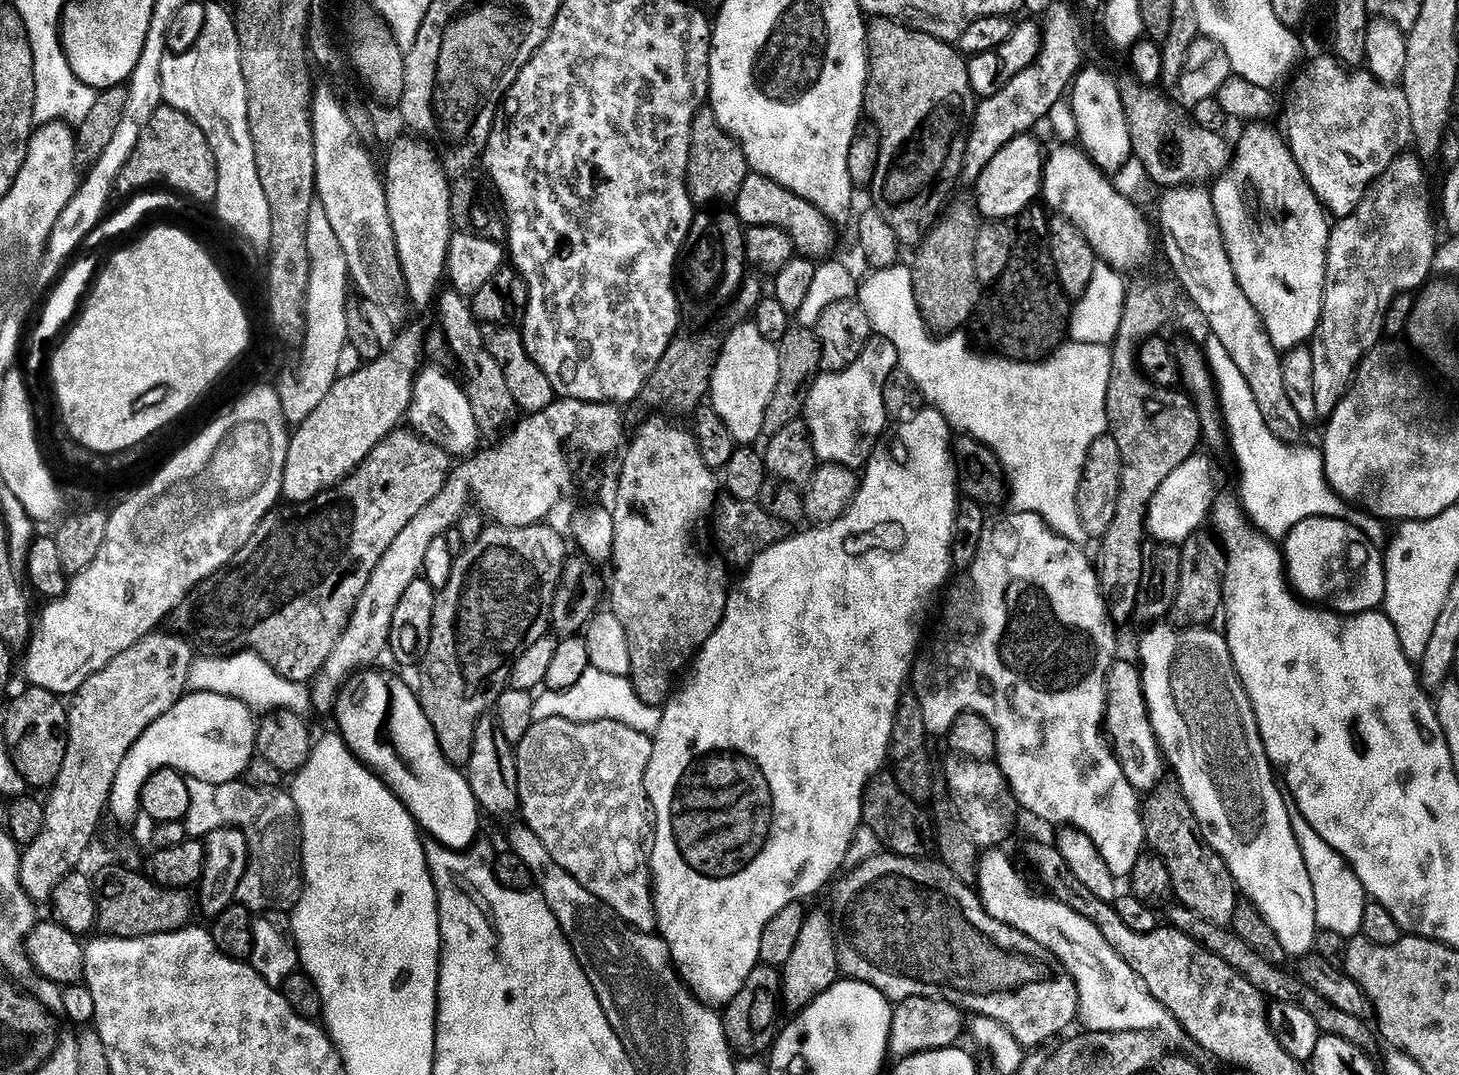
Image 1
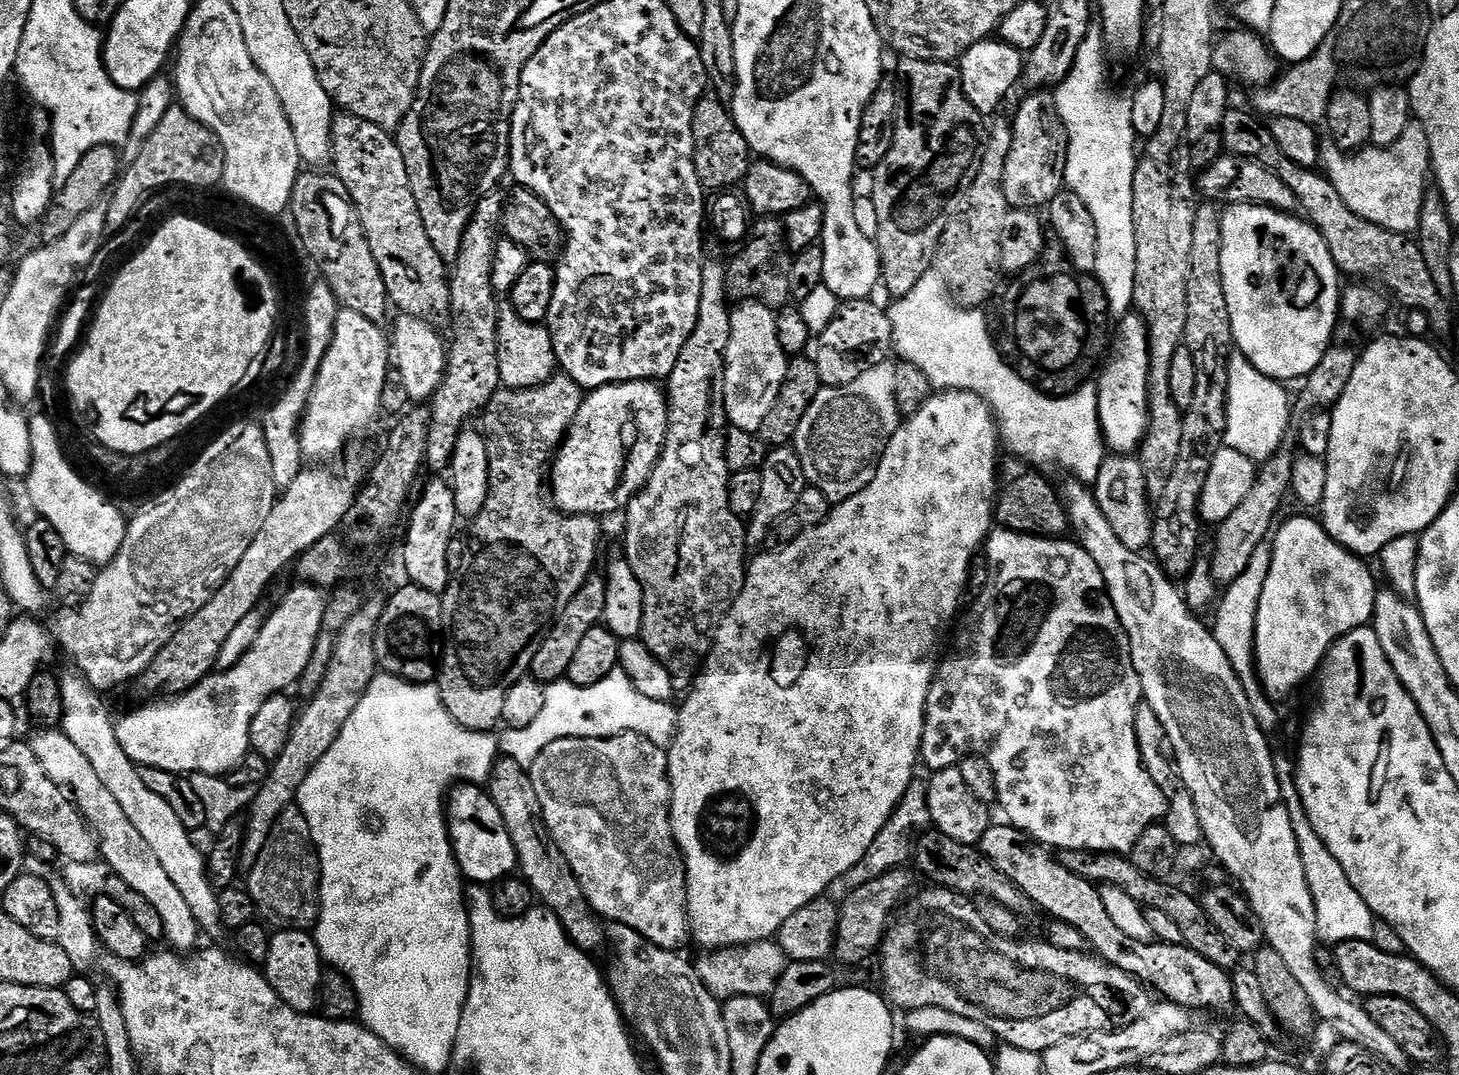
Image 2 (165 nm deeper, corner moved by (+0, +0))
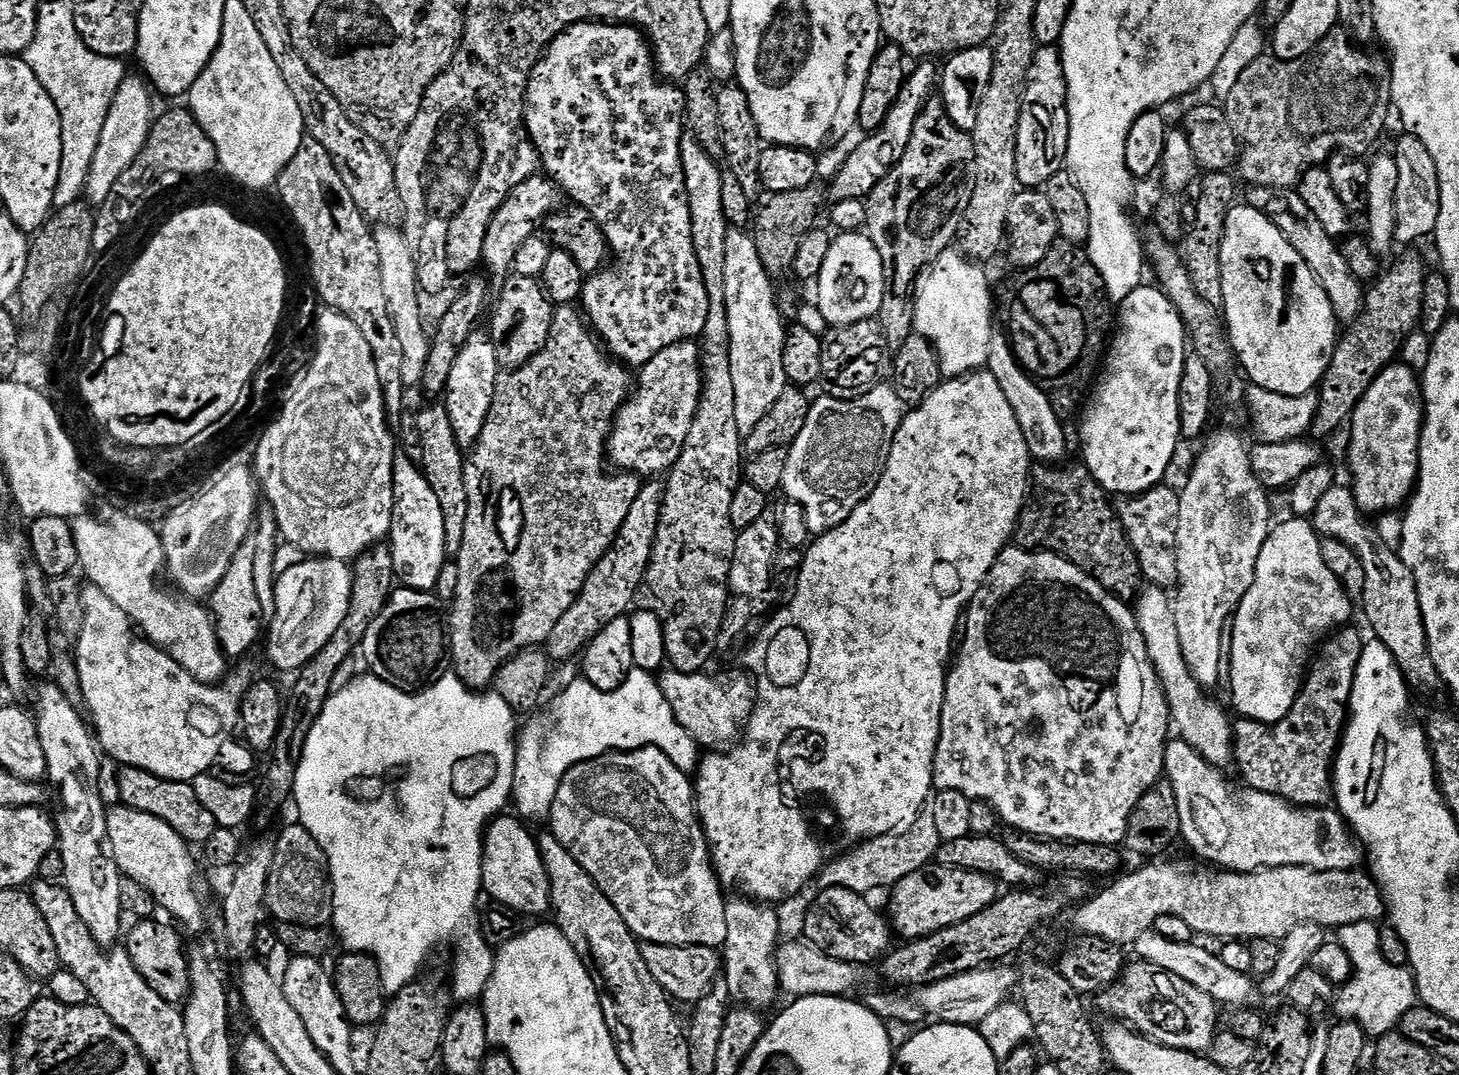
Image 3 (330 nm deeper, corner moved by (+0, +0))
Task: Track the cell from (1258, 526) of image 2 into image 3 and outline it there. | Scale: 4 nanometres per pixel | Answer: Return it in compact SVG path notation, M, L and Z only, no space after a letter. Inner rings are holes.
M1404 256L1390 272L1386 272L1367 289L1364 297L1364 311L1356 317L1354 323L1349 327L1353 328L1345 336L1343 333L1336 341L1332 361L1323 380L1320 381L1318 389L1320 406L1310 429L1313 437L1328 436L1331 432L1338 431L1343 424L1345 427L1349 423L1353 410L1358 406L1358 402L1362 402L1362 398L1370 390L1374 380L1382 374L1384 368L1399 357L1396 355L1399 354L1400 347L1404 344L1404 336L1410 335L1415 330L1416 323L1419 322L1420 315L1424 312L1423 262L1416 256Z

